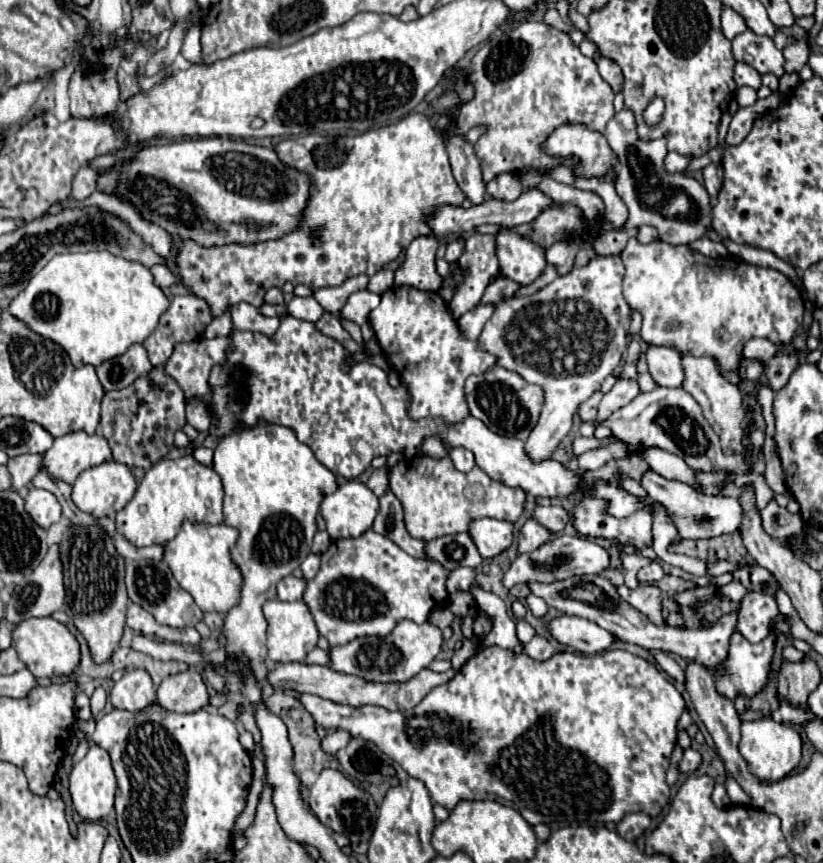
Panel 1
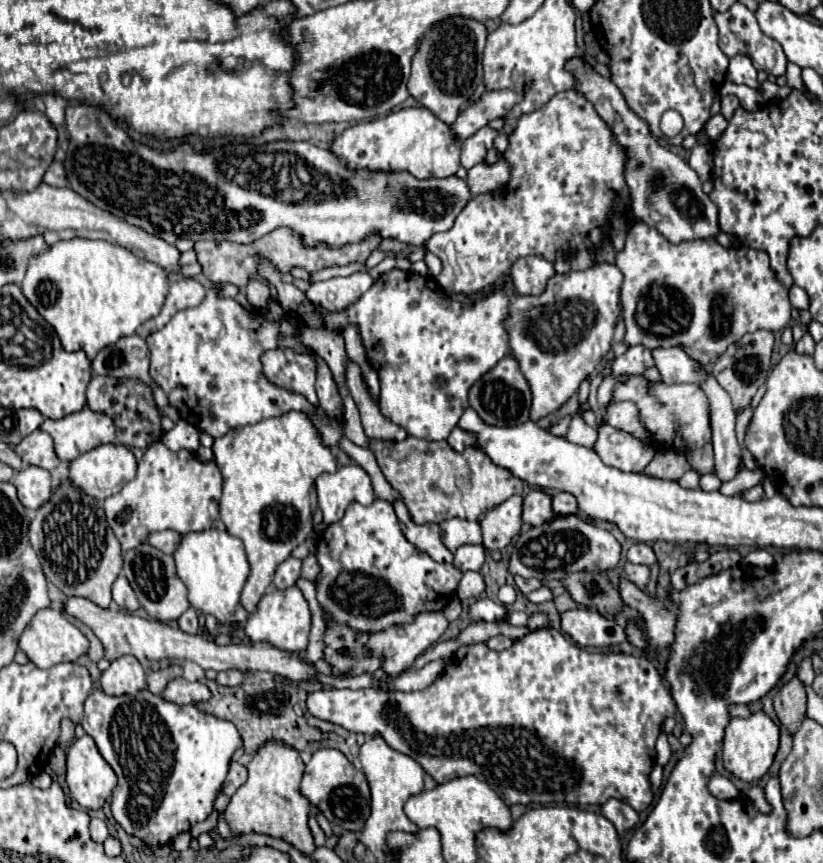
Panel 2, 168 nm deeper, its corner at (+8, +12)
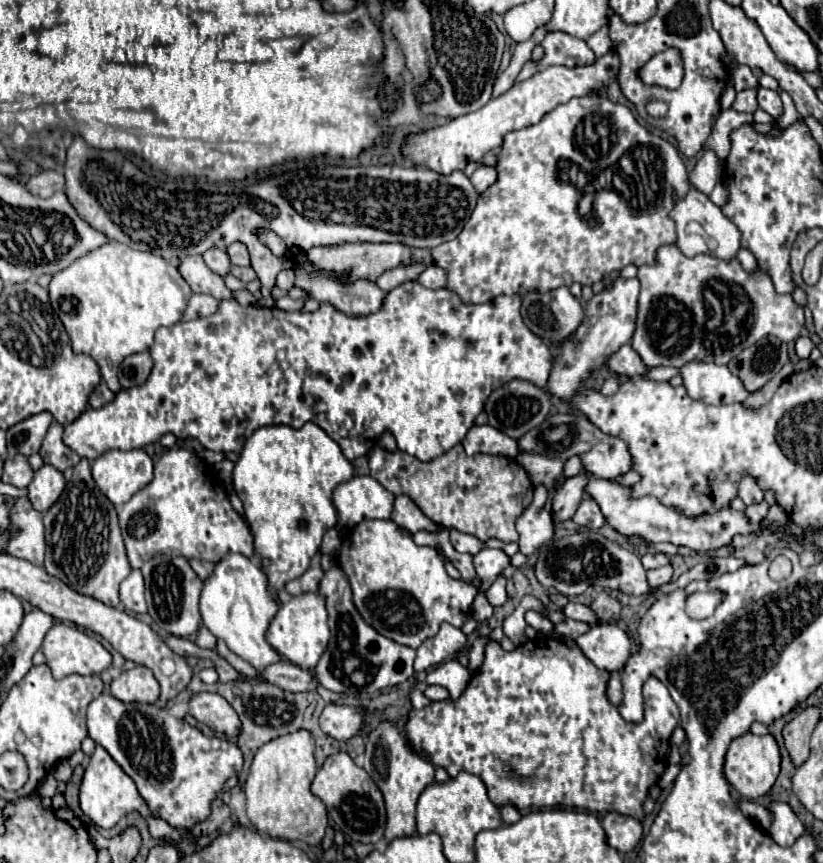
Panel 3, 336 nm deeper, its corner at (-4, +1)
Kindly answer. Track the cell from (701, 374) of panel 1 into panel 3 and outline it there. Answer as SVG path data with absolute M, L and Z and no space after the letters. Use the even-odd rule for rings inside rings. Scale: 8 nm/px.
M744 477L740 481L740 499L746 505L760 503L760 501L764 501L764 491L756 485L756 481L752 481L752 477Z

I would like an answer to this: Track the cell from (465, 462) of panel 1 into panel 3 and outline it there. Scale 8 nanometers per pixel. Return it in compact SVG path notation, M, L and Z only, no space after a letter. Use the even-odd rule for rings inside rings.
M474 425L464 441L464 449L468 455L476 453L488 453L488 455L504 455L504 457L516 457L518 455L518 445L512 437L506 433L494 429L492 425Z

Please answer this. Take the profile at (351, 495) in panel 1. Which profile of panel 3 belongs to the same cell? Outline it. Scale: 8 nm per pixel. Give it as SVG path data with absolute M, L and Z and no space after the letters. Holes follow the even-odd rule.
M356 475L334 489L334 507L338 519L346 527L354 527L366 519L390 519L394 495L376 479Z

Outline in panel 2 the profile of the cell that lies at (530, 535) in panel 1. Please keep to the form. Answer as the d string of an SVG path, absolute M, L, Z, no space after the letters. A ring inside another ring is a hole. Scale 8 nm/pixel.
M532 490L526 498L524 498L524 506L522 506L522 520L528 526L542 526L544 522L552 520L552 504L550 504L550 496L546 496L542 490Z

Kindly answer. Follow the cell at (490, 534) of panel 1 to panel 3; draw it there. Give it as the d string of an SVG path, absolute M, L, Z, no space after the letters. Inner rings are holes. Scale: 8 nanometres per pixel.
M538 485L532 505L516 521L516 529L520 535L518 545L524 555L532 555L554 537L554 521L550 511L546 509L546 501L548 489L544 485Z

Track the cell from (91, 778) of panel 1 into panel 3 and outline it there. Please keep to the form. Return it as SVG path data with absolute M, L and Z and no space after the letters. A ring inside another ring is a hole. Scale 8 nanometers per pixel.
M96 747L96 751L90 757L90 763L84 771L84 779L80 785L80 809L84 811L84 815L98 827L102 829L112 829L122 817L126 817L132 811L138 811L144 815L144 819L148 821L148 829L150 835L156 839L180 839L180 831L176 831L174 827L170 827L164 819L154 817L148 809L148 805L144 803L144 799L140 797L136 783L124 773L124 769L106 753L104 747Z

